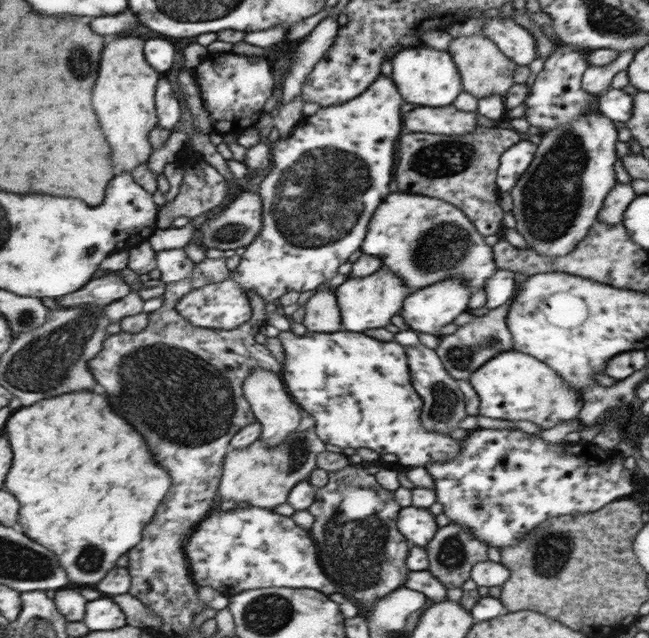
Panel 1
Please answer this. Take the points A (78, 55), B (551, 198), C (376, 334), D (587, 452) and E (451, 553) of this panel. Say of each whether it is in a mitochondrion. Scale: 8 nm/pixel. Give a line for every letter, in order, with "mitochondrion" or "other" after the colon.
A: mitochondrion
B: mitochondrion
C: other
D: other
E: mitochondrion

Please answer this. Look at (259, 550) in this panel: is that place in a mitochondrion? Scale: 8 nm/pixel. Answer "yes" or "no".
no

